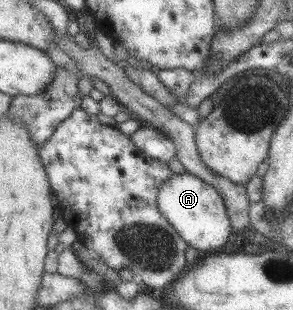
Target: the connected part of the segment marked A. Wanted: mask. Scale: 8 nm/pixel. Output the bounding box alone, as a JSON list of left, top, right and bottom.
[157,172,230,252]

